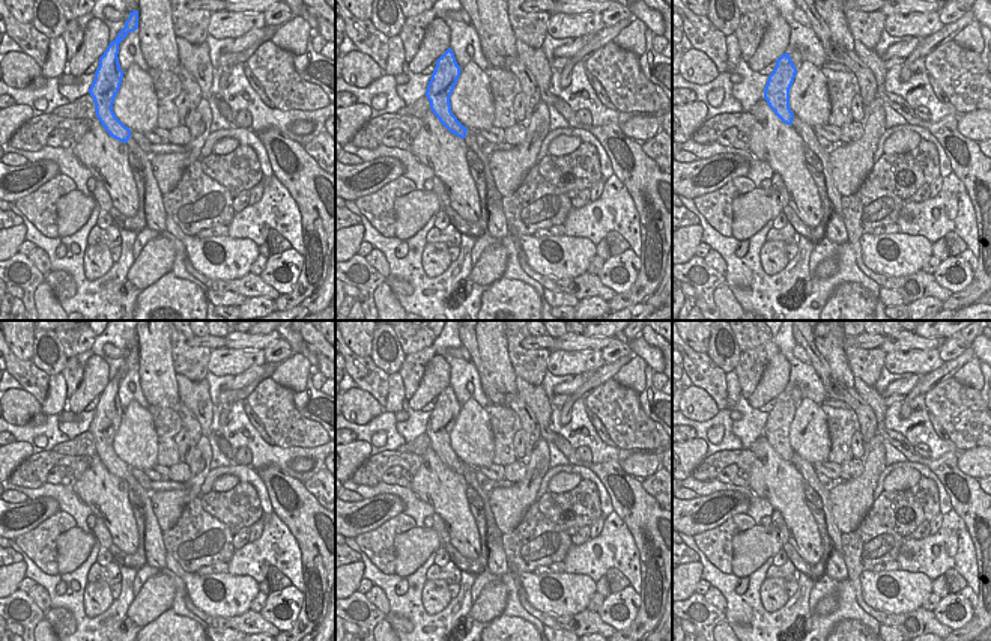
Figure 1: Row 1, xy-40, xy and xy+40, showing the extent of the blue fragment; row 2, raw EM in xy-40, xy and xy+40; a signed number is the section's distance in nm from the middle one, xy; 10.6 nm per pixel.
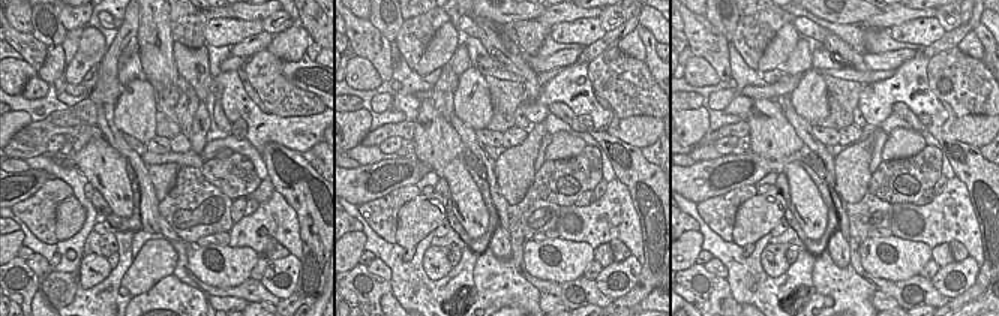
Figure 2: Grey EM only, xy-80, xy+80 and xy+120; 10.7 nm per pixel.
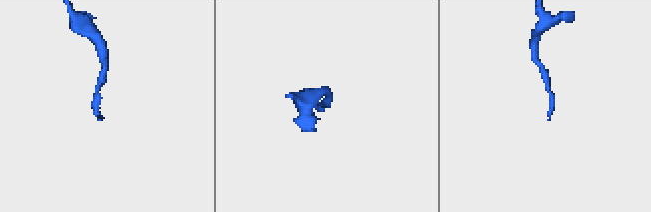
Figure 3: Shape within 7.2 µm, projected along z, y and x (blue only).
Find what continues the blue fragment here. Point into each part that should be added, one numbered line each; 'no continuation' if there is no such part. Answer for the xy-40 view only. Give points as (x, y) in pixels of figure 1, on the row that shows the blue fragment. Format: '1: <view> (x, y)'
no continuation

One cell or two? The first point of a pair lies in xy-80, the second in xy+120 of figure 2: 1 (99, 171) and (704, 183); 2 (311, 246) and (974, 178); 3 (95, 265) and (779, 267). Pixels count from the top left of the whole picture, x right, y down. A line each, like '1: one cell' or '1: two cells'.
1: two cells
2: one cell
3: one cell

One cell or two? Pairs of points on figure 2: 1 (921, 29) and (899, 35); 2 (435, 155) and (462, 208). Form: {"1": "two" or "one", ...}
{"1": "one", "2": "one"}

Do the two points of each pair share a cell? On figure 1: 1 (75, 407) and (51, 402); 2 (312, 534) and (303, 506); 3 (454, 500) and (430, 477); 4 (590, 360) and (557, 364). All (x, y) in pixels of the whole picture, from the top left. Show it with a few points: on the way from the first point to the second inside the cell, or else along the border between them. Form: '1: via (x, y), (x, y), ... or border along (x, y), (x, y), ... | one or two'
1: border along (66, 397), (63, 410) | two
2: via (312, 527), (303, 513) | one
3: via (448, 495), (436, 483) | one
4: via (582, 361), (564, 363) | one

